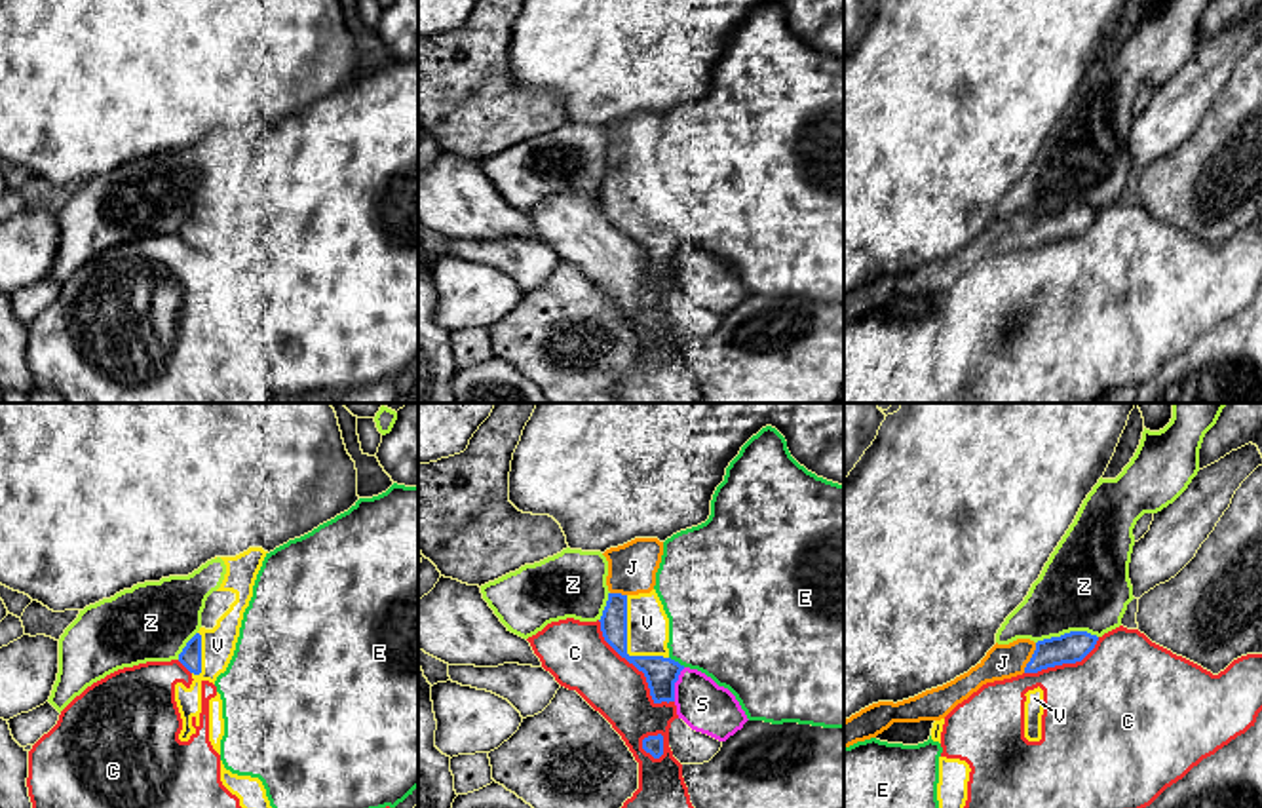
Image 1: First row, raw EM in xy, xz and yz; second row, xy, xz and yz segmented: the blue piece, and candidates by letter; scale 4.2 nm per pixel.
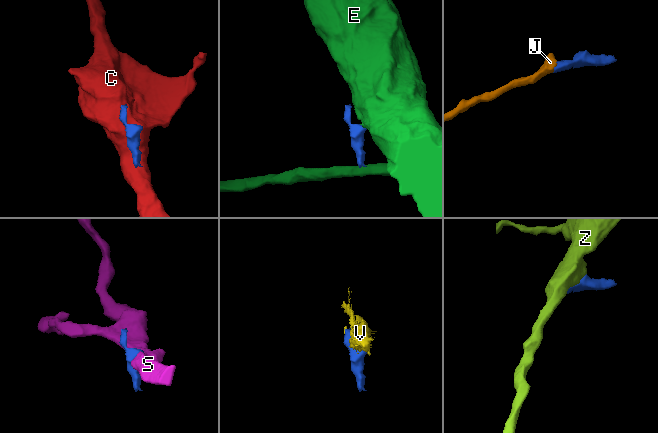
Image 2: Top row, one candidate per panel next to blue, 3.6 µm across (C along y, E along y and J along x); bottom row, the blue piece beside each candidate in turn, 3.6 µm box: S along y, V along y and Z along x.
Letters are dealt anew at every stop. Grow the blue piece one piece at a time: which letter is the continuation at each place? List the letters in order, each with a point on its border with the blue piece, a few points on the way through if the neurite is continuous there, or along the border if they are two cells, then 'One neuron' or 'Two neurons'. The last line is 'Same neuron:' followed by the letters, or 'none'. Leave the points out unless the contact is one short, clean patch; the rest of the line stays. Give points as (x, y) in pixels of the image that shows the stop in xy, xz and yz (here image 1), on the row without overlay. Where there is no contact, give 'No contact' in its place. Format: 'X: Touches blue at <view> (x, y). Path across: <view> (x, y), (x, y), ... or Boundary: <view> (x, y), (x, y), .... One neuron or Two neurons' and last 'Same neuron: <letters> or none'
C: Touches blue at xz (637, 242). Two neurons
E: Touches blue at xz (677, 236). Two neurons
J: Touches blue at yz (1031, 232). Path across: yz (1072, 221), (1031, 232), (1002, 236). One neuron
S: Touches blue at xz (673, 259). Two neurons
V: Touches blue at xz (626, 219). Two neurons
Z: Touches blue at yz (1067, 208). Two neurons
Same neuron: J

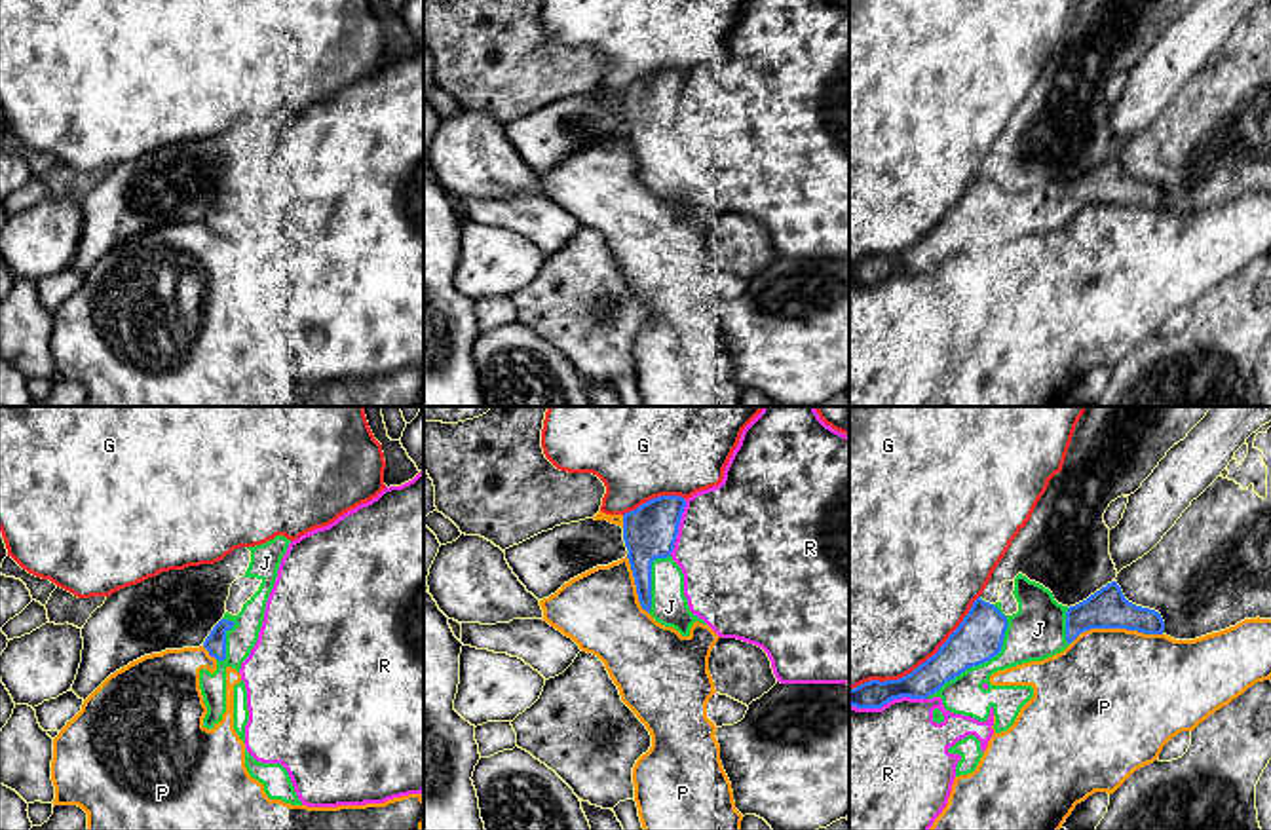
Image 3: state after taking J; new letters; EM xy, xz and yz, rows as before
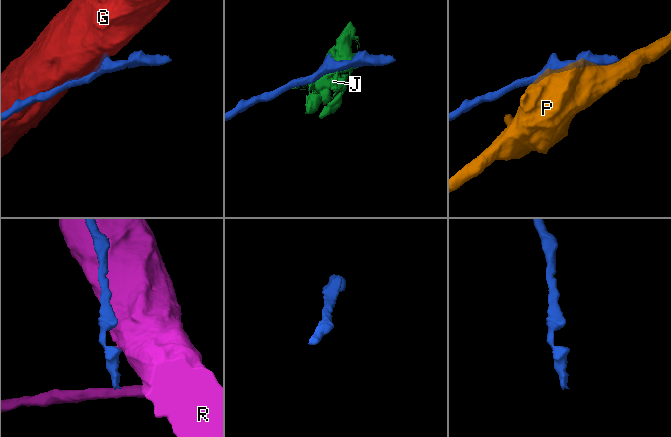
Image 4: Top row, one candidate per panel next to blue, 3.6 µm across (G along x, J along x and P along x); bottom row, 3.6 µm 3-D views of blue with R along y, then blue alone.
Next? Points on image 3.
G: Touches blue at yz (922, 238). Two neurons
J: Touches blue at yz (985, 236). Two neurons
P: Touches blue at yz (1116, 202). Two neurons
R: Touches blue at yz (888, 276). Two neurons
Same neuron: none

